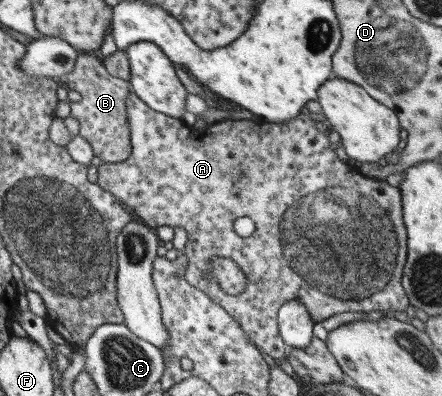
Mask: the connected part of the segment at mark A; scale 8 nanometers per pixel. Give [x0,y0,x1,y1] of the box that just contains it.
[96,92,410,358]

